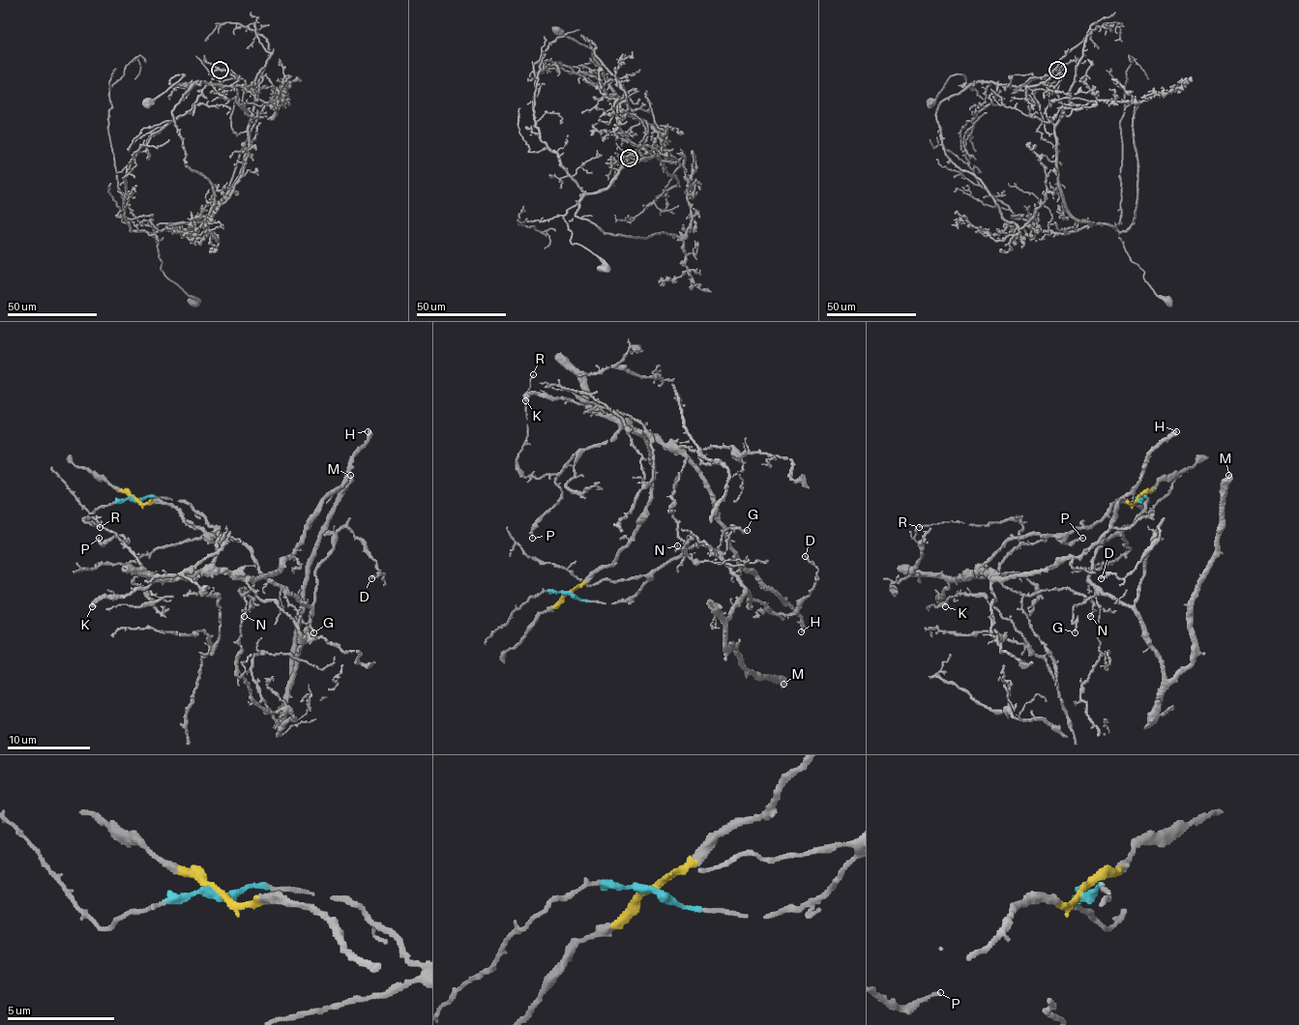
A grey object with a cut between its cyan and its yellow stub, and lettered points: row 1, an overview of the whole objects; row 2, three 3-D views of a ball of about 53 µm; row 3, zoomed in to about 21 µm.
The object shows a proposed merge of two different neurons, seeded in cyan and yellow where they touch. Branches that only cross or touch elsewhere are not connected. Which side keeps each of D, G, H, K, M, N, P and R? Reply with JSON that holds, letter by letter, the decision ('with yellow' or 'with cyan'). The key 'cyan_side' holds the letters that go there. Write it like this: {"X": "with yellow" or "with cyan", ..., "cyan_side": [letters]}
{"D": "with cyan", "G": "with cyan", "H": "with yellow", "K": "with yellow", "M": "with cyan", "N": "with yellow", "P": "with yellow", "R": "with yellow", "cyan_side": ["D", "G", "M"]}

